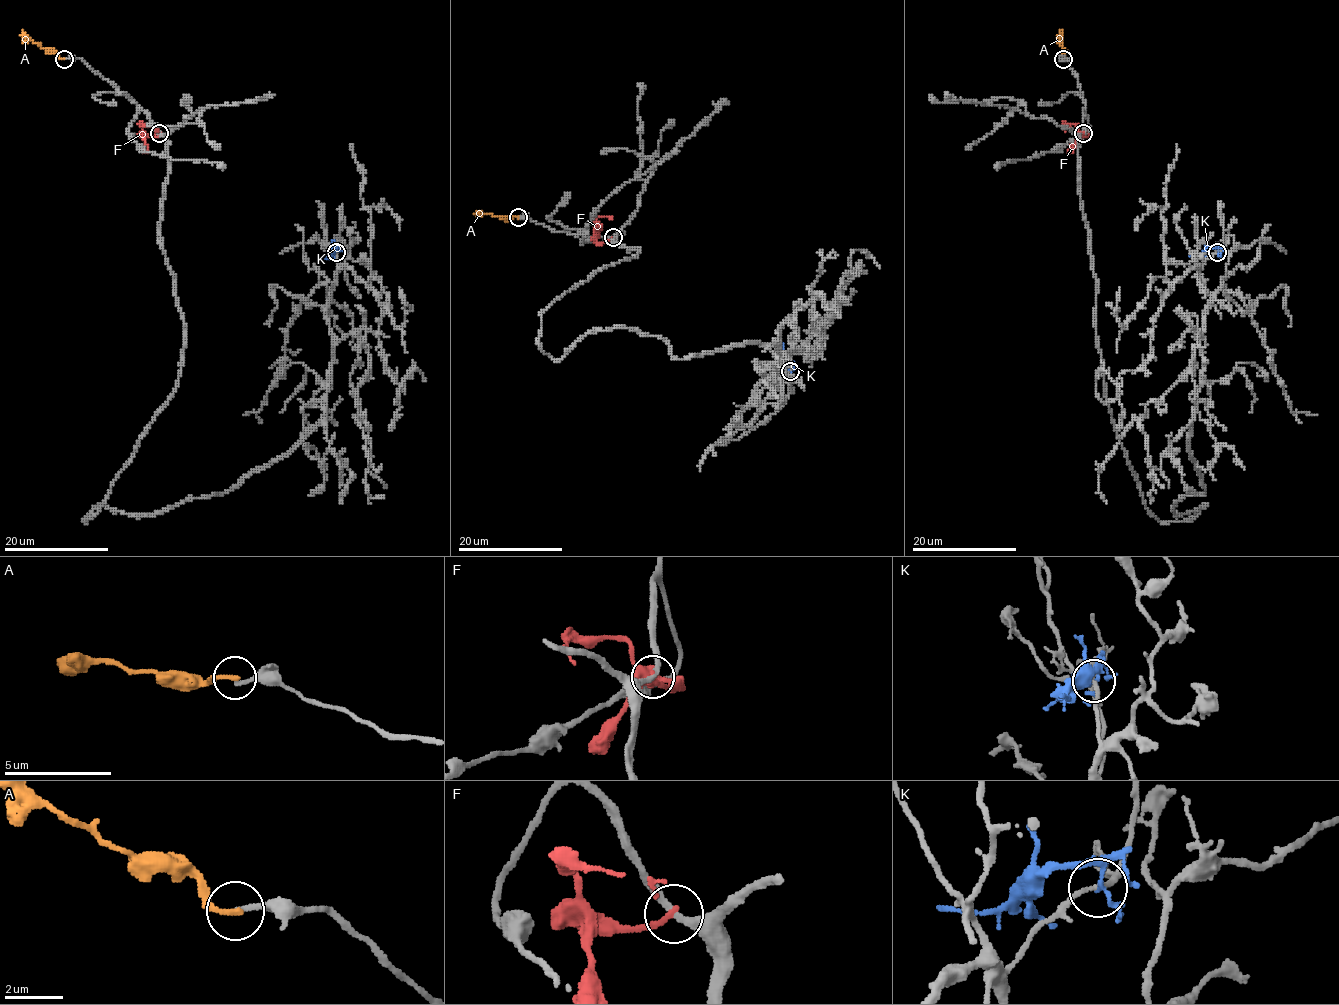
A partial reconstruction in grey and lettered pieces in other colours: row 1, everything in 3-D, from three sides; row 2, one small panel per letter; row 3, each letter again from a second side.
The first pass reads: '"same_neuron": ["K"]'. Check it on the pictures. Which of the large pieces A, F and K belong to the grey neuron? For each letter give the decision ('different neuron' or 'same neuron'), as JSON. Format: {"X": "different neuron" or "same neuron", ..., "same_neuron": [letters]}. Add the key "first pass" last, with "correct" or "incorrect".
{"A": "different neuron", "F": "different neuron", "K": "different neuron", "same_neuron": [], "first pass": "incorrect"}

